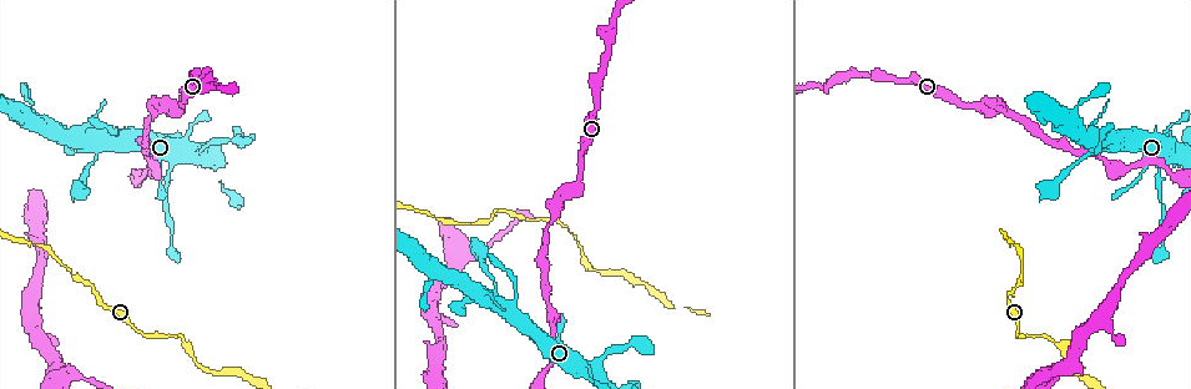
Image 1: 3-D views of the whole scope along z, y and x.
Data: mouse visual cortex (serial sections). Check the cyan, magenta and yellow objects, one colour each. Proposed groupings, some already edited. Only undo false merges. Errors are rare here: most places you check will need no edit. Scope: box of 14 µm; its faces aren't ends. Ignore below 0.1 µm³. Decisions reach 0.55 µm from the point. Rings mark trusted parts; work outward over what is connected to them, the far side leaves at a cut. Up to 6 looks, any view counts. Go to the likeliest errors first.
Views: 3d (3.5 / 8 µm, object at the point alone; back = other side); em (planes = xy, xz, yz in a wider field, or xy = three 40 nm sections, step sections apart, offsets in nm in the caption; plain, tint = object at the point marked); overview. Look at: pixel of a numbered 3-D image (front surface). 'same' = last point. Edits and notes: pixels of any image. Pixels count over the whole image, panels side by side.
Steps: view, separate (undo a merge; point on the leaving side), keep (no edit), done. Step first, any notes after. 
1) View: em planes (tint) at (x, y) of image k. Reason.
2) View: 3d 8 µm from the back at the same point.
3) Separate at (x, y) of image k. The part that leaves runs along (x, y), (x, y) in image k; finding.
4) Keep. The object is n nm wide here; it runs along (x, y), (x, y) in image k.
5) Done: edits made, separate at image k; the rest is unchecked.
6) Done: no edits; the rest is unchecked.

View: 3d 3.5 µm from the back at (91, 149) of image 1. Three-way junction.

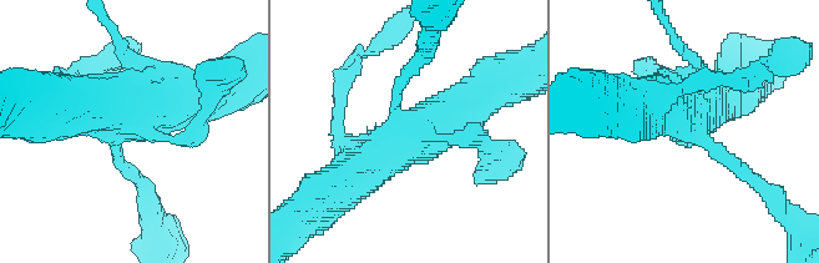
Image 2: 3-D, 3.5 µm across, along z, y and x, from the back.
View: em xy step 3 (tint) at (125, 124) of image 2.

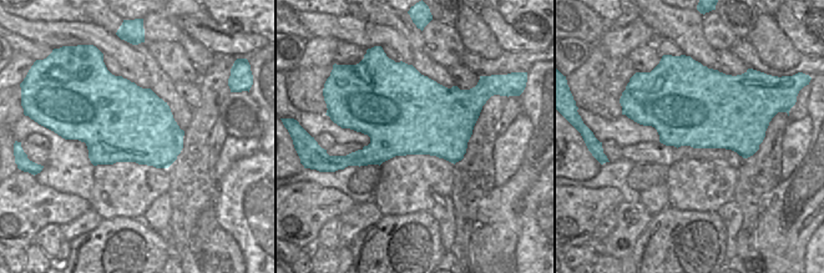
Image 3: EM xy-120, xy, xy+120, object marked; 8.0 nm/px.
Keep. It runs along (337, 188), (483, 96) in image 2; all the same cell.

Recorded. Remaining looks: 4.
View: 3d 3.5 µm from the back at (599, 366) of image 1. Thin arm on a thick one.

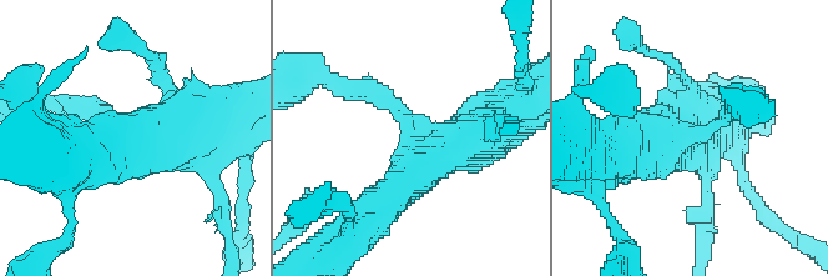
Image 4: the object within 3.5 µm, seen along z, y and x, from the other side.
View: em xy step 2 (tint) at (688, 134) of image 4.

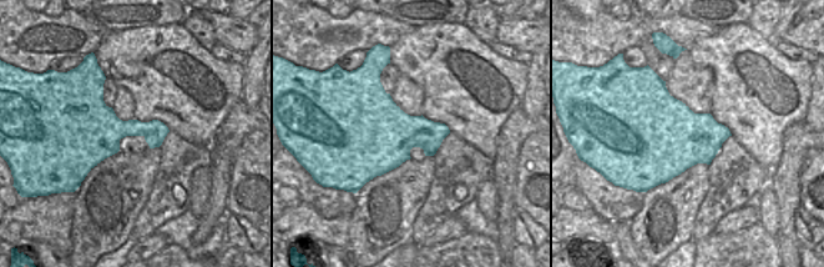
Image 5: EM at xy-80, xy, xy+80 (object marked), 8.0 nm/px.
View: em xy step 5 (tint) at the same point. Cut it another way.

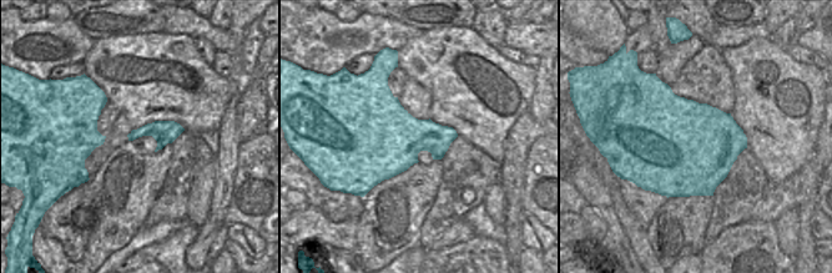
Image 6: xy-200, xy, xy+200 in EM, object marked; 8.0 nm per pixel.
Keep. It runs along (498, 121), (424, 156), (367, 217) in image 4; continuous, no second cell.

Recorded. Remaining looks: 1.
Done: no edits; the rest is unchecked.

